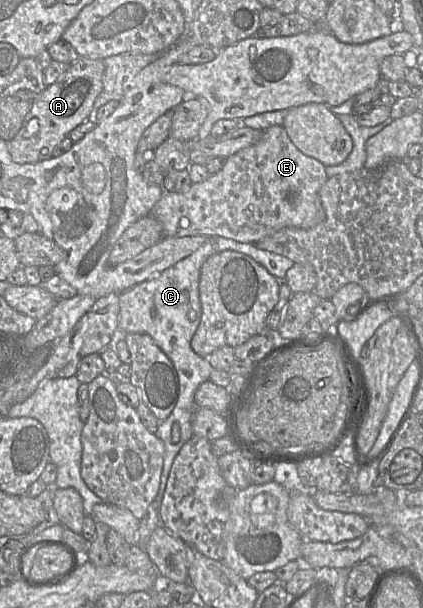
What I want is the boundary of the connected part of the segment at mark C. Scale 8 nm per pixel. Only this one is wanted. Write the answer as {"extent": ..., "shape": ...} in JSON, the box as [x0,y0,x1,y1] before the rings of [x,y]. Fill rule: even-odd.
{"extent":[118,237,294,525],"shape":[[[212,237],[191,255],[180,260],[160,274],[120,294],[118,328],[125,334],[145,333],[150,335],[158,347],[171,360],[179,378],[179,394],[176,405],[168,418],[163,422],[159,422],[159,426],[155,432],[155,435],[165,446],[161,482],[155,498],[160,525],[160,506],[173,461],[182,446],[194,435],[192,418],[197,409],[194,402],[195,392],[202,383],[210,380],[210,374],[214,369],[208,358],[199,356],[191,347],[191,340],[202,316],[202,306],[199,296],[200,270],[202,264],[209,256],[225,250],[236,251],[250,256],[256,262],[263,265],[278,280],[285,280],[287,271],[294,265],[294,262],[289,258],[259,249],[254,244],[241,243],[224,237]],[[175,422],[178,422],[180,425],[180,439],[176,443],[172,442],[171,439],[172,426]]]}

